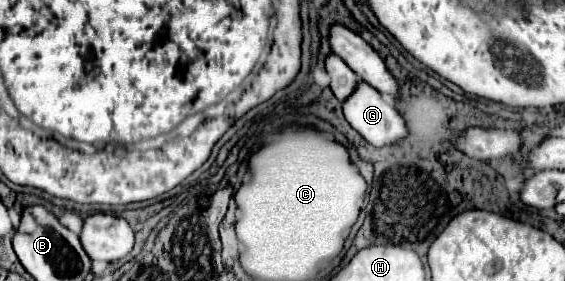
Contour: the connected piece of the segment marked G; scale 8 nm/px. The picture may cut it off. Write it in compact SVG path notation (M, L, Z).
M361 80L361 84L357 84L357 92L353 92L353 96L349 96L349 100L343 102L343 114L345 120L373 146L381 148L385 144L393 144L397 140L401 140L403 136L407 136L407 128L405 128L405 120L403 116L395 110L395 106L381 94L377 92L373 86L365 84Z

